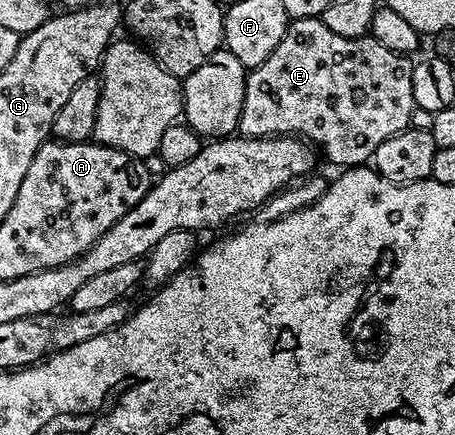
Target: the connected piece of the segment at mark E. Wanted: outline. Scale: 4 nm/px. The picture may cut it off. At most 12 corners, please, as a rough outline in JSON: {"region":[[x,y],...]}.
{"region":[[294,18],[237,130],[337,168],[410,129],[413,62]]}

